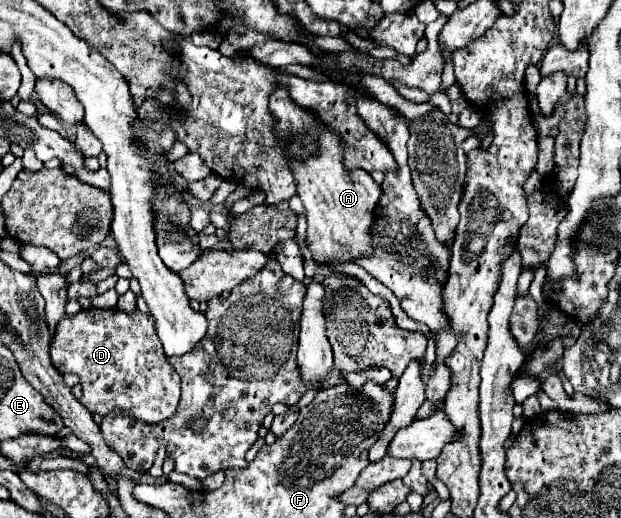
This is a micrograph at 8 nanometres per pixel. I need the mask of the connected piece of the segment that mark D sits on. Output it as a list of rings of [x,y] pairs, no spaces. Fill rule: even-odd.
[[[90,308],[80,310],[78,316],[66,314],[64,320],[56,324],[50,358],[58,372],[74,372],[80,376],[80,404],[92,414],[106,416],[110,410],[120,408],[138,420],[156,424],[176,412],[180,376],[166,360],[152,316],[146,316],[140,310],[126,314],[118,308]]]

